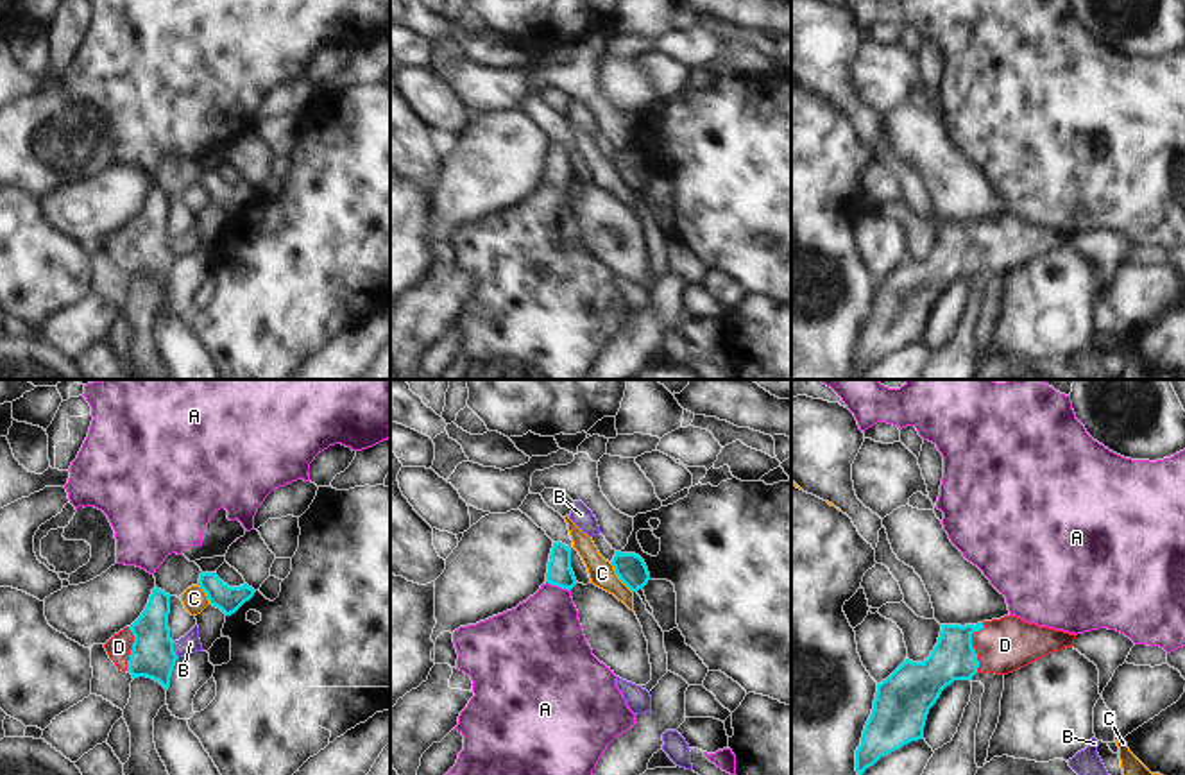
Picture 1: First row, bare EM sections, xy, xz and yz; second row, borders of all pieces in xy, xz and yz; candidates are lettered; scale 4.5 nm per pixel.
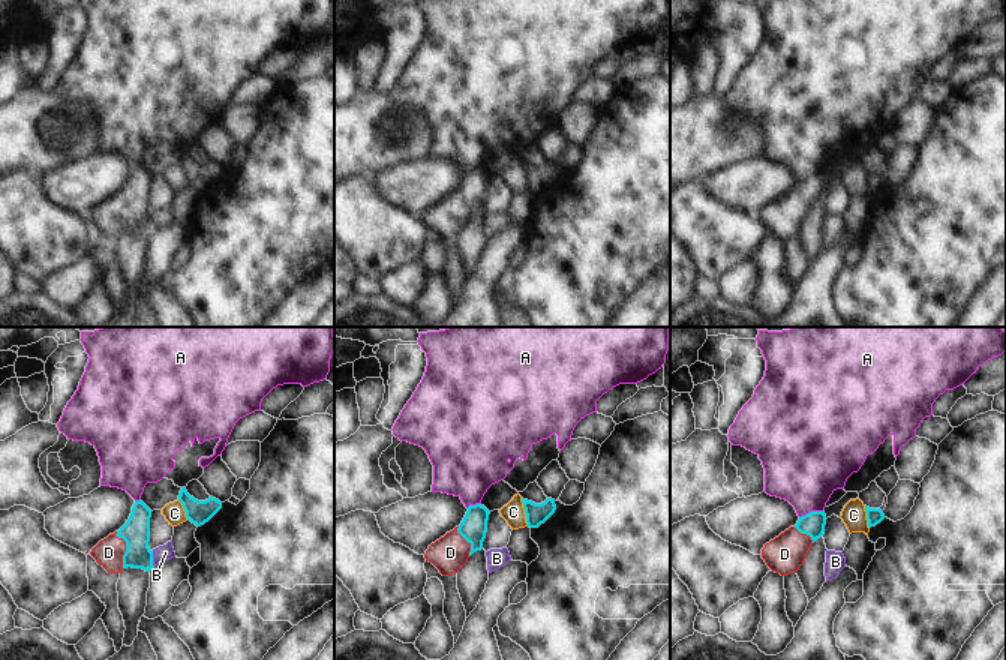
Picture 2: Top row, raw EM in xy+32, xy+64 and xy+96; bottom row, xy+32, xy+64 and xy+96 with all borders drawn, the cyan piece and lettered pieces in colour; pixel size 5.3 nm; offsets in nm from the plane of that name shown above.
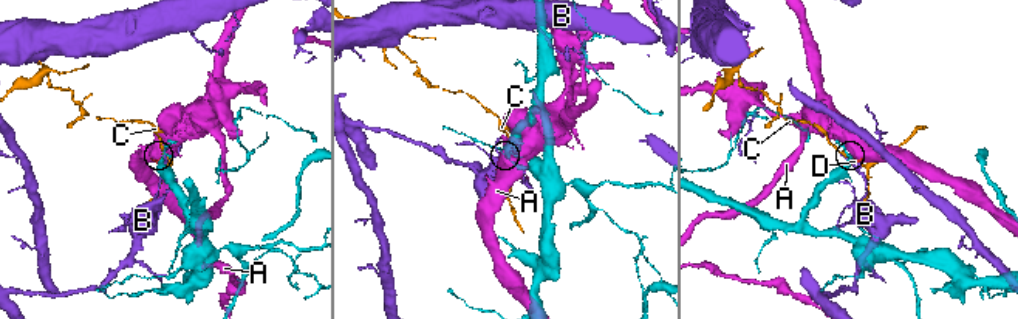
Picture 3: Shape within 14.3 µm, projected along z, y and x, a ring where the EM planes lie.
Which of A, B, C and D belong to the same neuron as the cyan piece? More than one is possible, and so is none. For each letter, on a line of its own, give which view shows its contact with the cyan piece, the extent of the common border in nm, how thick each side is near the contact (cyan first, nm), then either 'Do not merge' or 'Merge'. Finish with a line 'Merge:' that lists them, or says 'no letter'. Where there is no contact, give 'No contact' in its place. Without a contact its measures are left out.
A: Touches cyan in xz. Shared border 120 nm. Thickness 110 nm (cyan) against 360 nm. Do not merge
B: Touches cyan in xy. Shared border 80 nm. Thickness 200 nm (cyan) against 90 nm. Do not merge
C: Touches cyan in xz. Shared border 170 nm. Thickness 140 nm (cyan) against 120 nm. Do not merge
D: Touches cyan in yz. Shared border 220 nm. Thickness 190 nm (cyan) against 240 nm. Merge
Merge: D.

